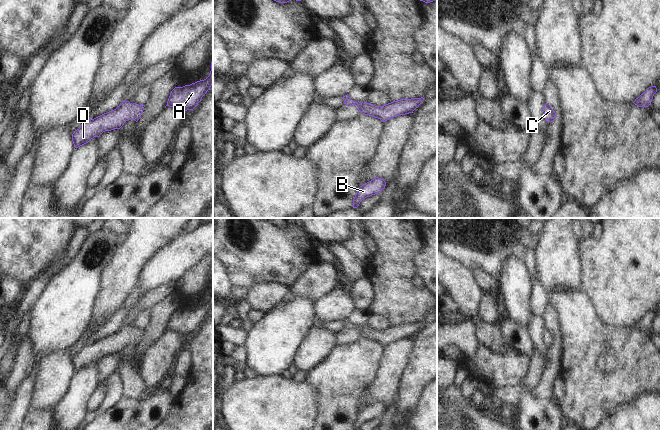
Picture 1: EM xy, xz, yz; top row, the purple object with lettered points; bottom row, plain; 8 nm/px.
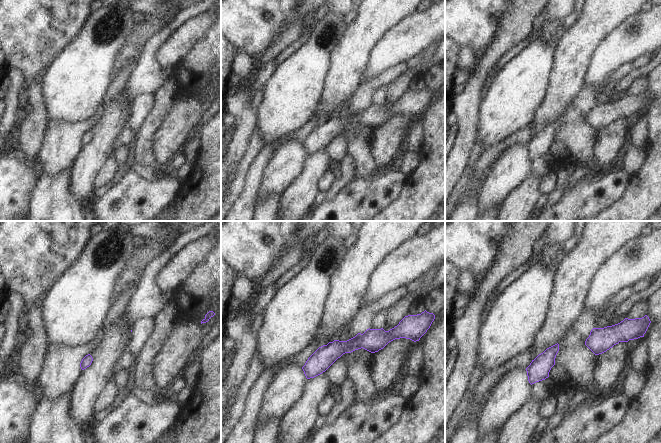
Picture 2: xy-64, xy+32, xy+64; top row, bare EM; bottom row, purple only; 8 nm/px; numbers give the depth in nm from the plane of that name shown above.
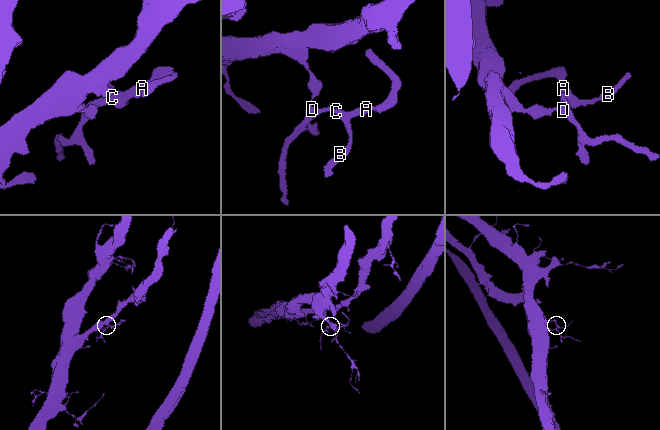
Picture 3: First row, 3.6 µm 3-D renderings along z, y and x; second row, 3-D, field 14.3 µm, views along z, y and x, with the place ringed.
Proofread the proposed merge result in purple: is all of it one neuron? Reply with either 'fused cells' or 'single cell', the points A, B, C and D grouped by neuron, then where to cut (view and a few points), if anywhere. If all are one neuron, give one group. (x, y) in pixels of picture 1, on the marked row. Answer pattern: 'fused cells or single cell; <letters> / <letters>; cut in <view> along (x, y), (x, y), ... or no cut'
single cell; A B C D; no cut

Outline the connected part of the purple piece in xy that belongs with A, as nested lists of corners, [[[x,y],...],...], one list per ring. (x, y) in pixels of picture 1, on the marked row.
[[[213,59],[209,76],[204,80],[197,81],[190,85],[175,87],[170,93],[166,106],[174,107],[182,111],[193,110],[212,85]]]

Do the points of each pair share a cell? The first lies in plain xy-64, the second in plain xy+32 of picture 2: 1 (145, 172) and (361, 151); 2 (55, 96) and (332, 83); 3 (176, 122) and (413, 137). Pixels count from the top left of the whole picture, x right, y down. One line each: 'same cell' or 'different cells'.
1: same cell
2: different cells
3: different cells

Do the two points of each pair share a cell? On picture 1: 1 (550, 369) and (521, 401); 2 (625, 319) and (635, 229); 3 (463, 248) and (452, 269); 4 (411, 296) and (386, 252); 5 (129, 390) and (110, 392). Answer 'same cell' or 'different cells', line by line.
1: different cells
2: same cell
3: different cells
4: same cell
5: different cells

